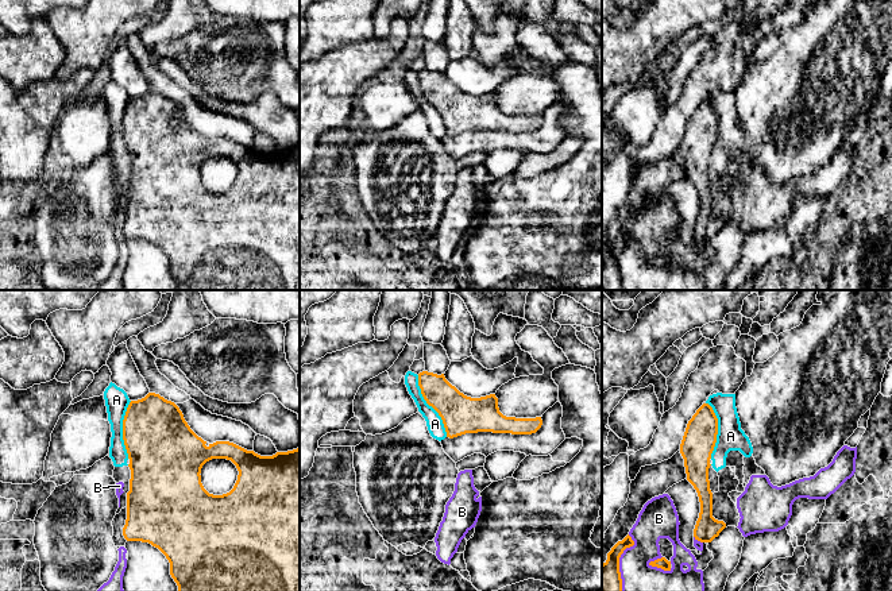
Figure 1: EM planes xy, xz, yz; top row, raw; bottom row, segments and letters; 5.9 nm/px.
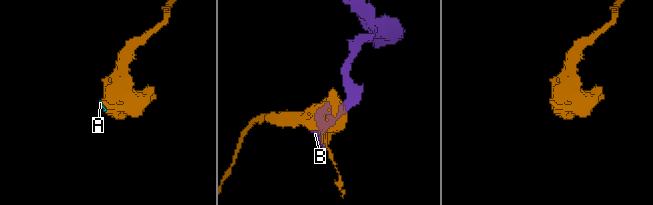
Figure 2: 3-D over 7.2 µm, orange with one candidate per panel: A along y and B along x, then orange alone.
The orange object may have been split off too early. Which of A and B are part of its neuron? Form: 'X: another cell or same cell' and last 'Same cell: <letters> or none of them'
A: another cell
B: another cell
Same cell: none of them

